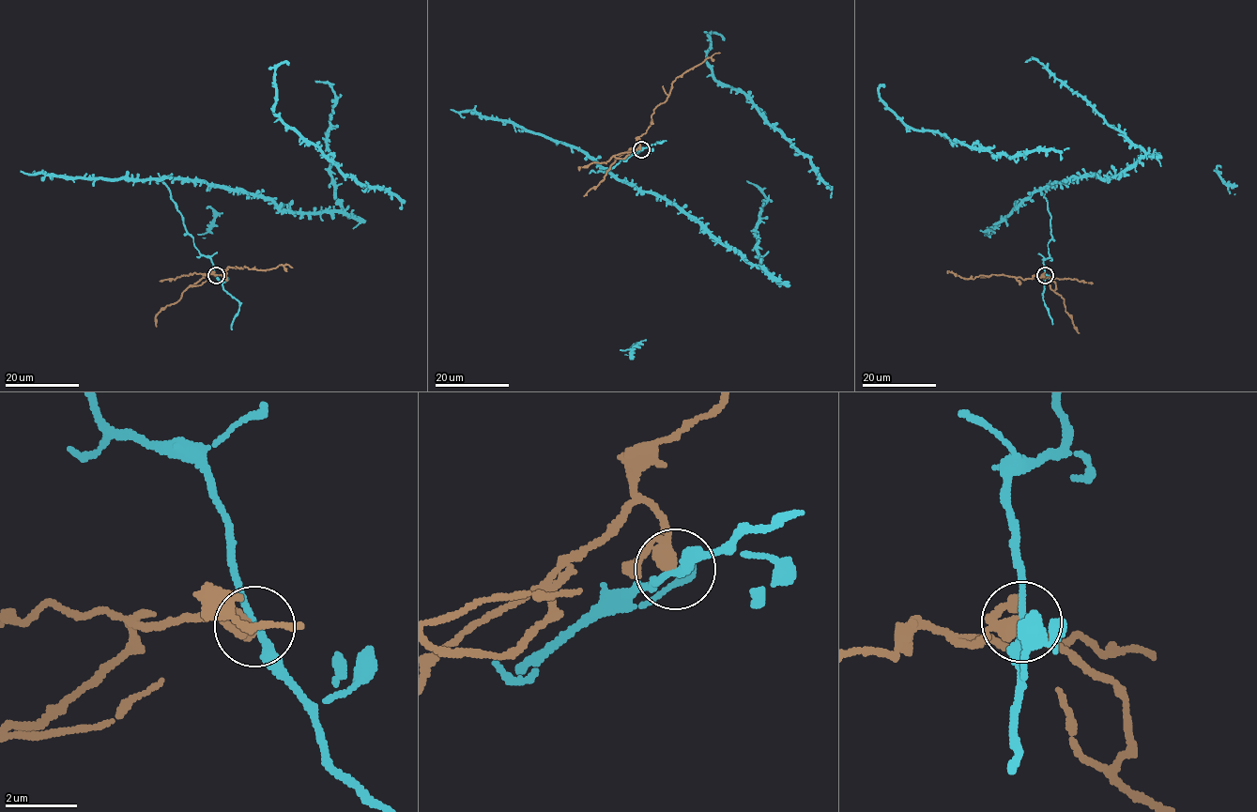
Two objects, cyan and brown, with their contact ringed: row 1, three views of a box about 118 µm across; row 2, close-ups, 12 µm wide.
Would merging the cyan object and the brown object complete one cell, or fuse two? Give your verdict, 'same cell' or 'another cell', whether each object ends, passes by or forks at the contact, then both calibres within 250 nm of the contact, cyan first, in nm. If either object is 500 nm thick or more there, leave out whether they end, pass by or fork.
another cell; cyan passes by; brown passes by; calibres 240 and 320 nm

